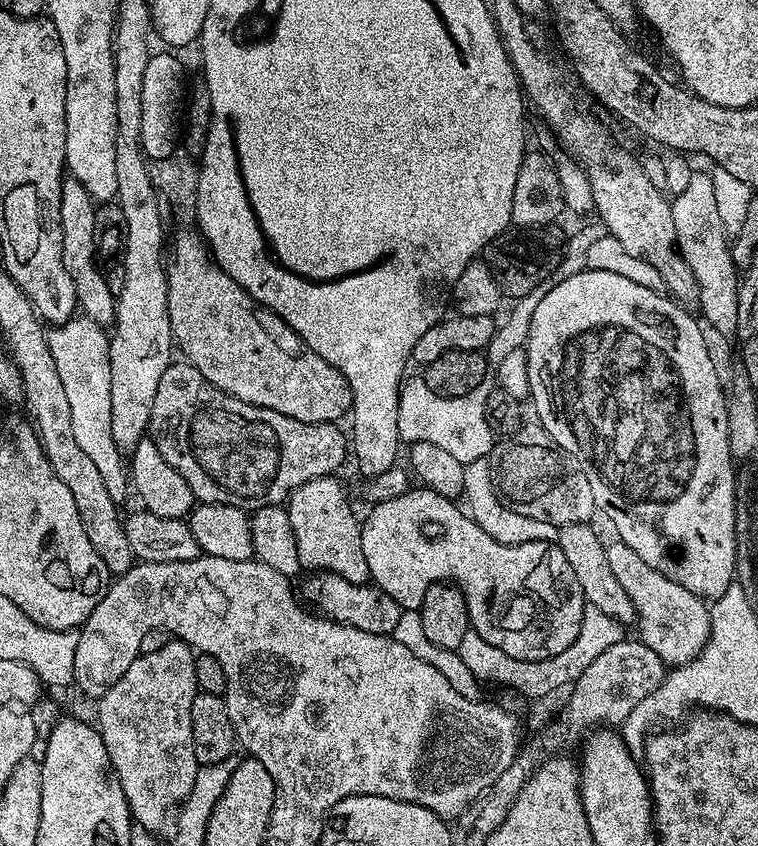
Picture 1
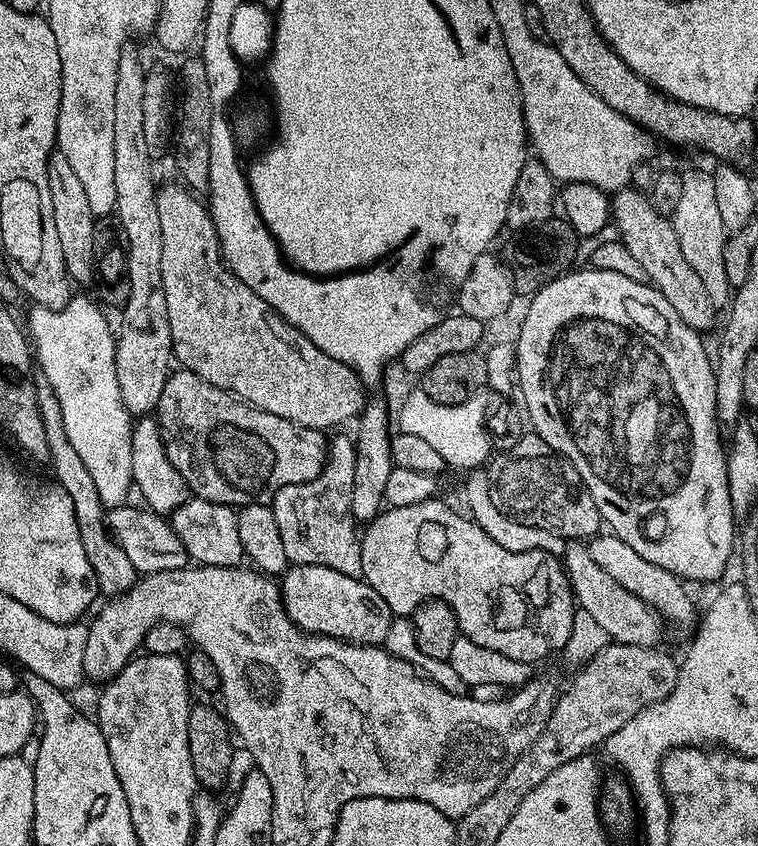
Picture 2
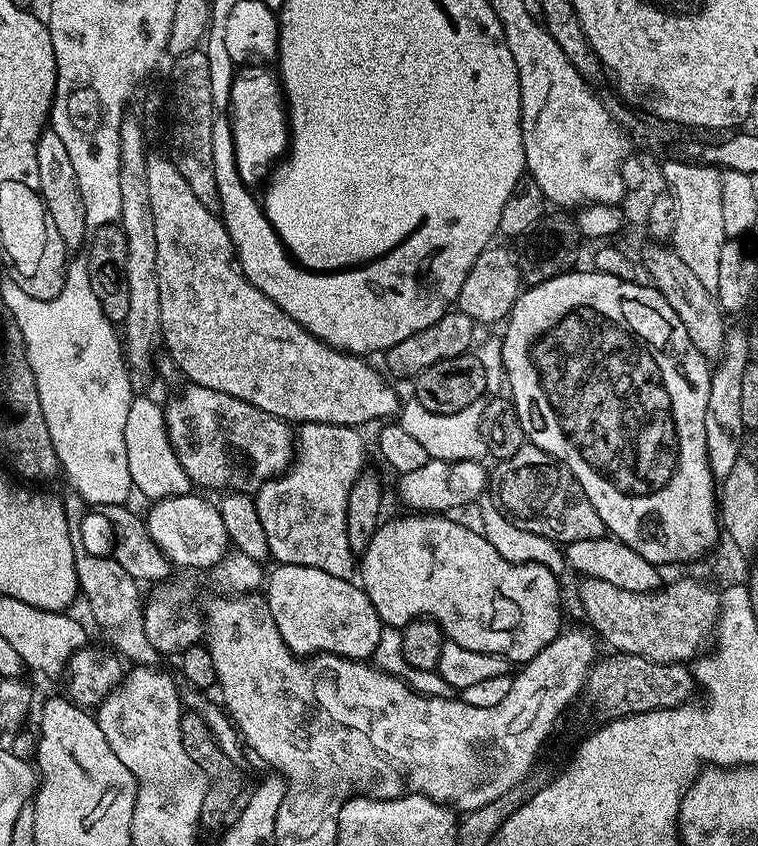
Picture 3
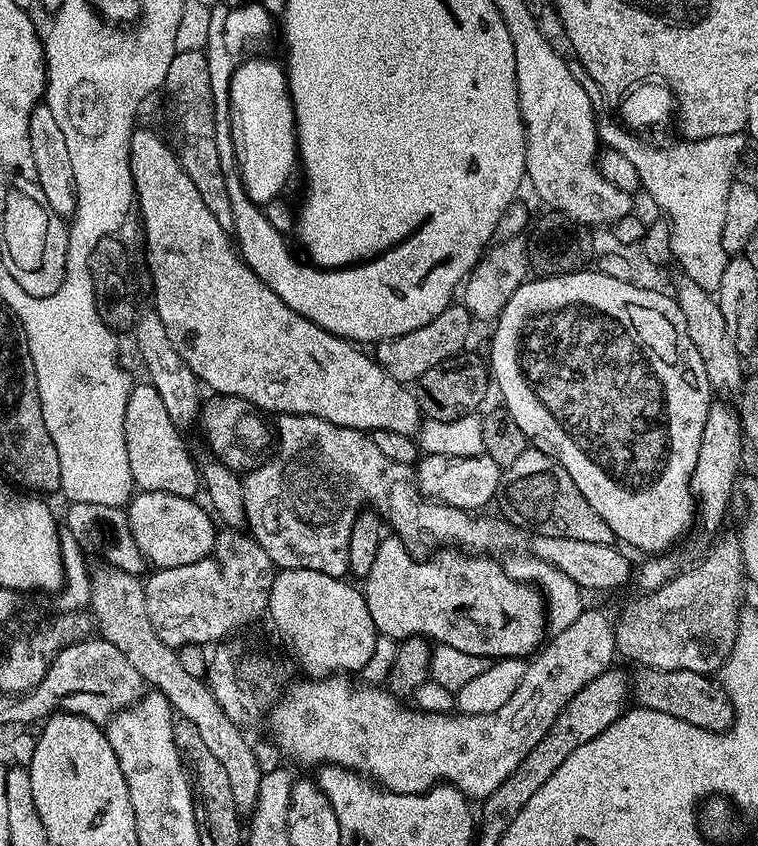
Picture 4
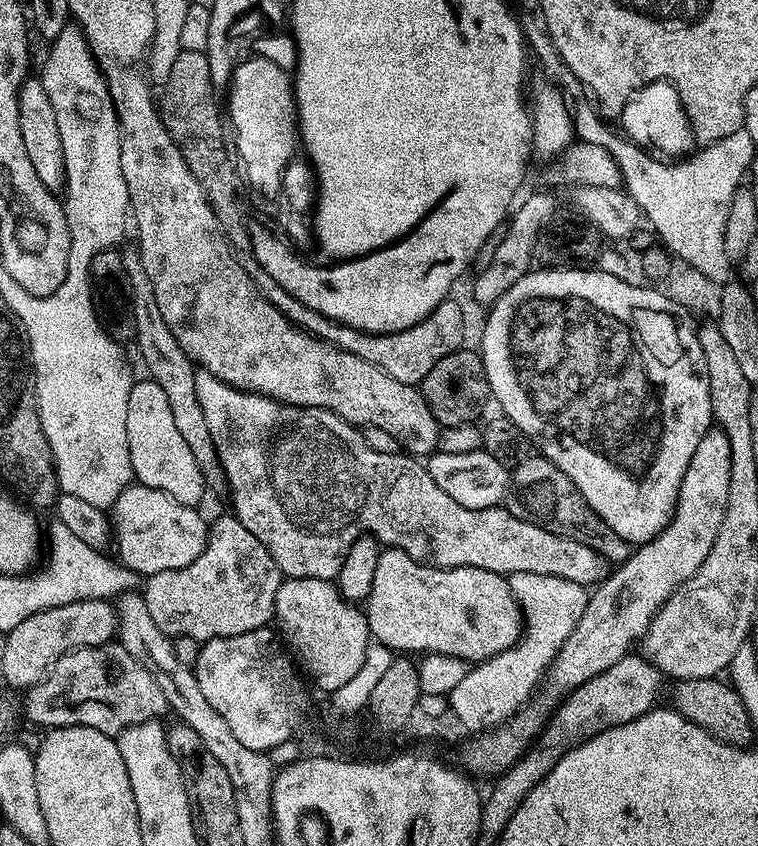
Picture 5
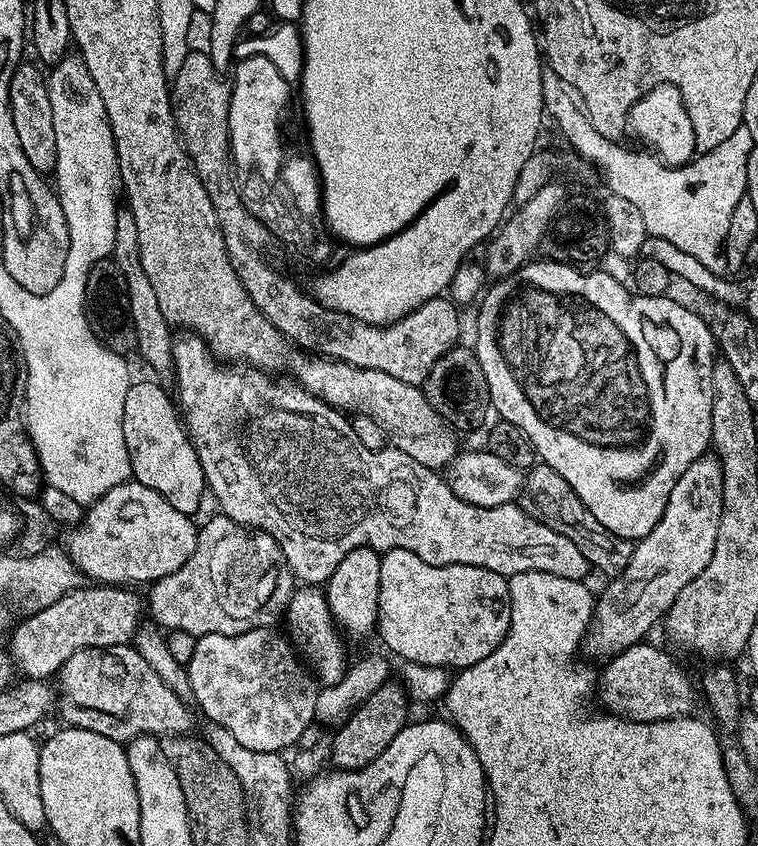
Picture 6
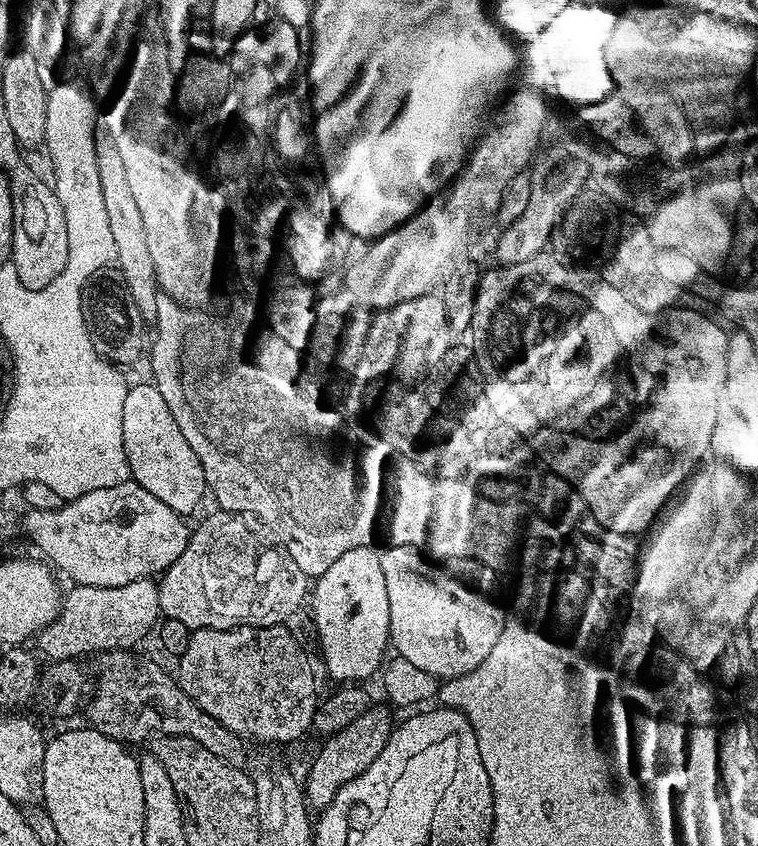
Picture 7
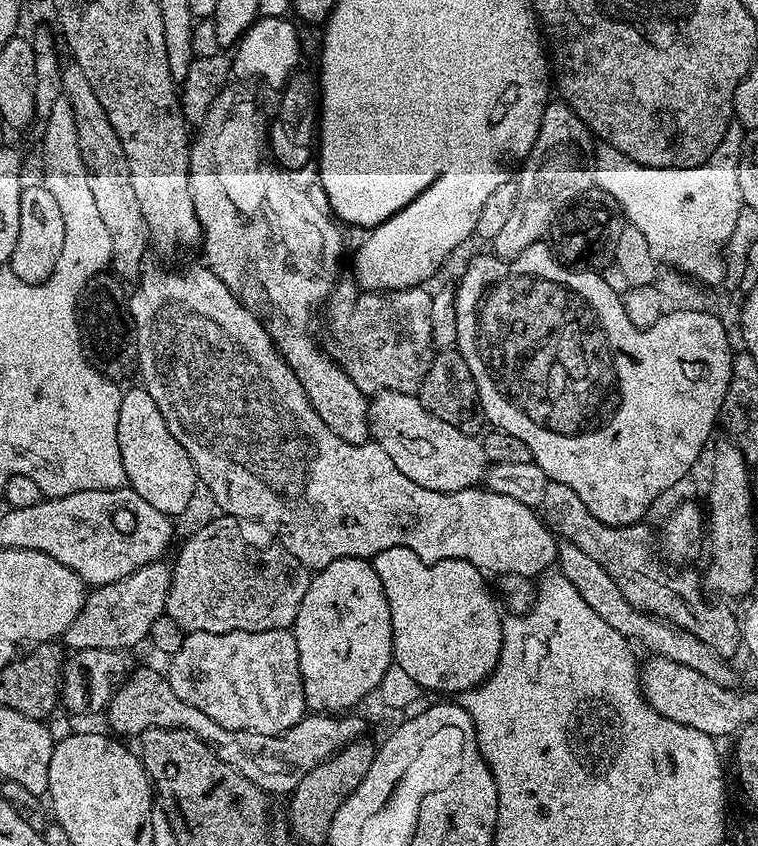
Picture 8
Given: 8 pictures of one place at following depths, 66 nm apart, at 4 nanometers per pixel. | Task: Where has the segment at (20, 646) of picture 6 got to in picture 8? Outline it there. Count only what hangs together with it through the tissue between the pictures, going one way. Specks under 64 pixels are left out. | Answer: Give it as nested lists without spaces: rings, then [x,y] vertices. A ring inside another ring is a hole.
[[[163,559],[150,562],[134,574],[122,578],[113,584],[102,584],[93,587],[85,595],[84,605],[74,618],[74,622],[68,627],[62,637],[63,643],[72,650],[90,650],[91,648],[122,648],[125,650],[135,649],[135,644],[144,644],[150,634],[150,626],[154,626],[154,618],[165,615],[168,607],[168,591],[172,581],[172,569]]]

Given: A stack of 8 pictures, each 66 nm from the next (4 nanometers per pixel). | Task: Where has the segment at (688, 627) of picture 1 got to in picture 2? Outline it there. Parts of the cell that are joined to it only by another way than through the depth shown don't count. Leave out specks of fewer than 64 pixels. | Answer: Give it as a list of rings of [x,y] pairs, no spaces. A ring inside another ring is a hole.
[[[597,534],[587,541],[590,550],[590,558],[610,574],[618,582],[618,586],[626,586],[642,602],[646,602],[665,621],[668,620],[678,627],[684,628],[688,623],[695,621],[698,616],[698,608],[692,605],[692,600],[688,597],[685,581],[680,577],[670,574],[670,570],[662,570],[662,566],[654,566],[654,562],[646,562],[642,554],[638,554],[632,547],[626,546],[622,538],[611,534]]]

